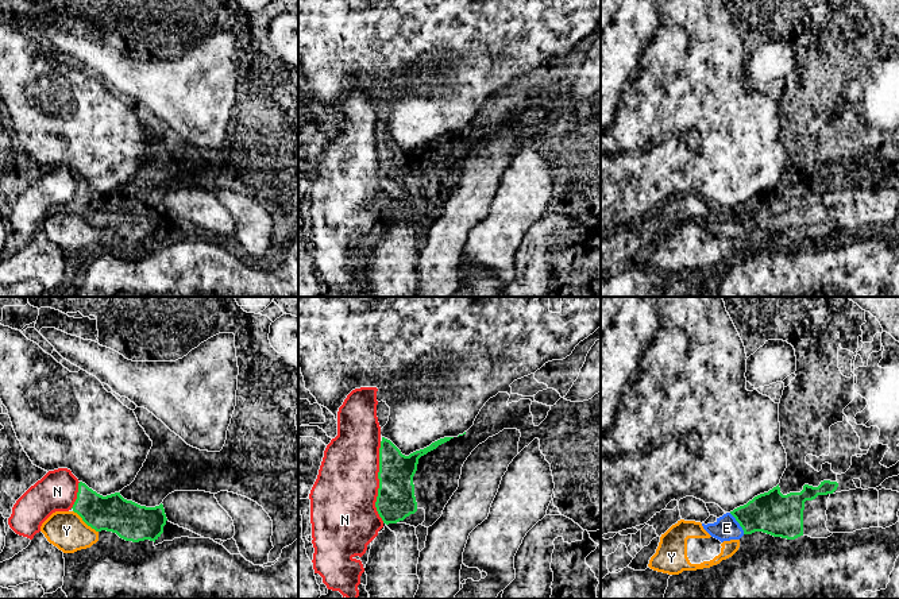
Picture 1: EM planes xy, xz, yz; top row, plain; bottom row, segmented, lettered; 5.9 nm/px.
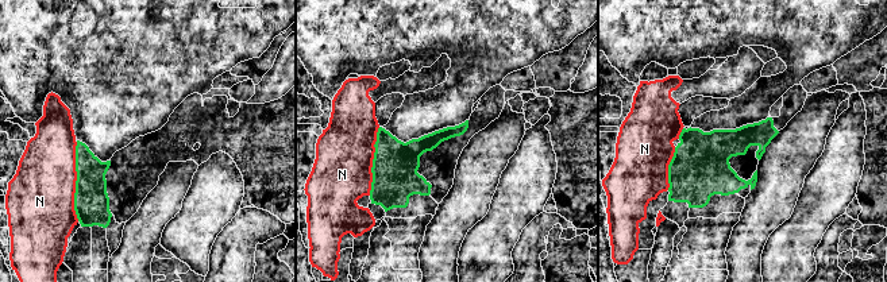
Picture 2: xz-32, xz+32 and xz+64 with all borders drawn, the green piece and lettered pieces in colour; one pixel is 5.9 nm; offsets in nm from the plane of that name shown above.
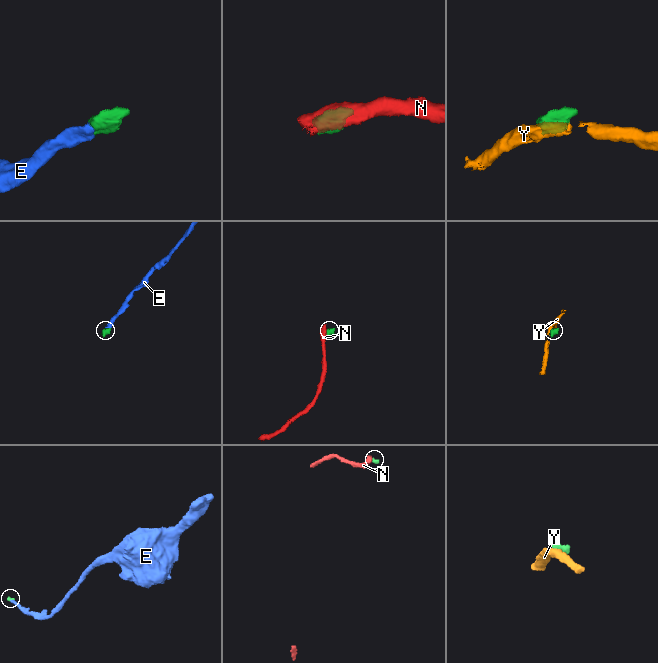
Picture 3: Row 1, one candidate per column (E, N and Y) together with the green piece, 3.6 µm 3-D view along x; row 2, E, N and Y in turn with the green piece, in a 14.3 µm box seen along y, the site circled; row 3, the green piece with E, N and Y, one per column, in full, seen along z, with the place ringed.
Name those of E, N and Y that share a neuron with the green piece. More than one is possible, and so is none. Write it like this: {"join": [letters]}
{"join": ["E"]}

